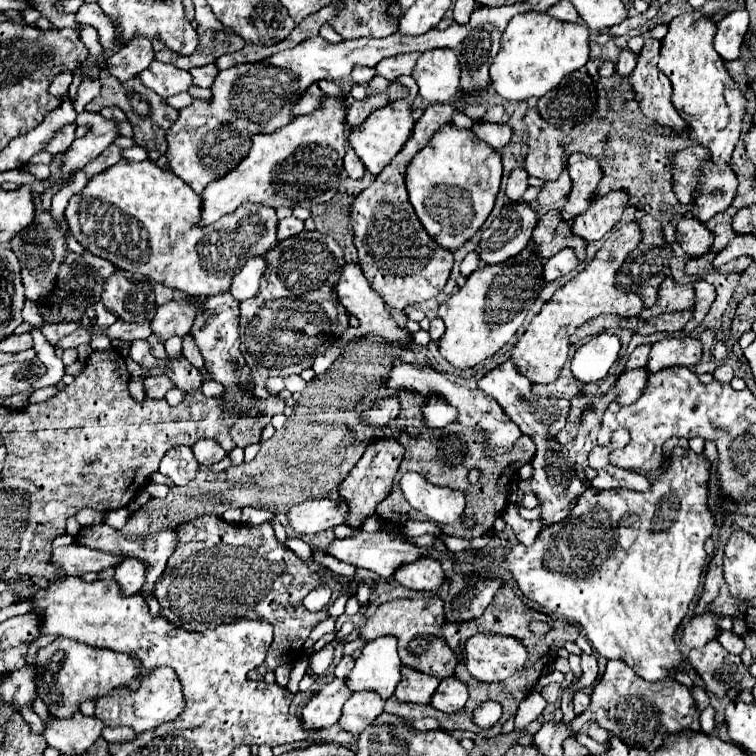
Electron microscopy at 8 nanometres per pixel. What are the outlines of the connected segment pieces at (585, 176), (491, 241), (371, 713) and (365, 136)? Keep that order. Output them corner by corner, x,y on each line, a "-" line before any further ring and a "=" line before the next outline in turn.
571,154
569,160
567,160
567,172
569,172
569,176
571,176
571,188
573,188
573,192
569,192
567,202
565,202
565,206
561,208
559,214
561,214
561,218
563,218
565,222
571,222
575,216
583,214
583,210
587,210
587,206
589,206
591,200
593,200
593,190
595,190
595,186
599,184
599,178
601,178
603,174
601,174
599,164
595,162
595,158
587,158
585,154
=
523,202
509,204
501,210
501,216
481,232
479,248
475,250
483,264
501,264
517,256
531,240
531,232
537,224
535,212
=
371,692
351,694
351,698
343,704
343,712
339,718
341,730
359,736
383,712
383,706
385,704
377,694
=
409,98
395,100
395,102
391,102
391,104
375,110
375,112
371,112
369,118
363,124
355,126
349,132
349,144
355,150
355,154
361,158
361,162
365,164
365,168
373,176
377,176
393,160
393,156
403,148
403,144
411,136
411,130
413,130
413,118
411,118

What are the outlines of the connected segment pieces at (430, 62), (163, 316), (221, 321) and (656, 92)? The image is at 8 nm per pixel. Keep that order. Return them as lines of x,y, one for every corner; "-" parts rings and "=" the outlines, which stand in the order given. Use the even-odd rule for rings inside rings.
451,48
427,50
419,56
411,76
429,104
451,102
459,90
459,60
=
183,296
179,300
171,300
163,306
159,306
159,310
151,322
153,334
157,334
163,342
171,336
183,338
191,330
197,314
203,312
199,302
201,302
201,298
=
223,292
223,294
211,296
209,300
205,300
203,308
205,308
205,314
211,316
211,320
207,324
203,324
201,328
197,328
197,324
195,324
193,330
191,330
191,336
195,338
195,342
197,342
197,346
203,354
205,370
215,376
213,378
215,382
221,382
225,386
223,400
239,402
243,406
241,416
247,416
247,410
251,408
251,416
253,416
257,398
255,398
253,392
245,392
241,388
241,384
245,380
251,380
251,374
249,374
247,364
243,362
243,354
239,350
239,302
229,292
=
647,40
639,58
637,66
629,76
629,84
635,92
635,100
639,102
643,114
655,120
661,126
681,130
687,128
683,118
679,118
677,110
671,106
671,86
665,74
659,74
657,60
659,60
659,40

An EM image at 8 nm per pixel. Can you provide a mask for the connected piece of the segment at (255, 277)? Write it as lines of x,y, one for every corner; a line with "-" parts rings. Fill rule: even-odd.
265,256
249,258
245,262
245,266
239,270
239,274
235,274
235,278
231,280
231,294
239,302
243,302
247,298
253,298
259,290
259,280
261,280
265,270
267,270

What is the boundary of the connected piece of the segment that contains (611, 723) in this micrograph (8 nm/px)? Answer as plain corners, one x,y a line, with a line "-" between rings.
609,660
607,670
591,694
591,704
583,712
587,722
595,722
631,748
653,754
669,734
699,730
699,708
687,686
677,680
647,682
639,678
623,660

